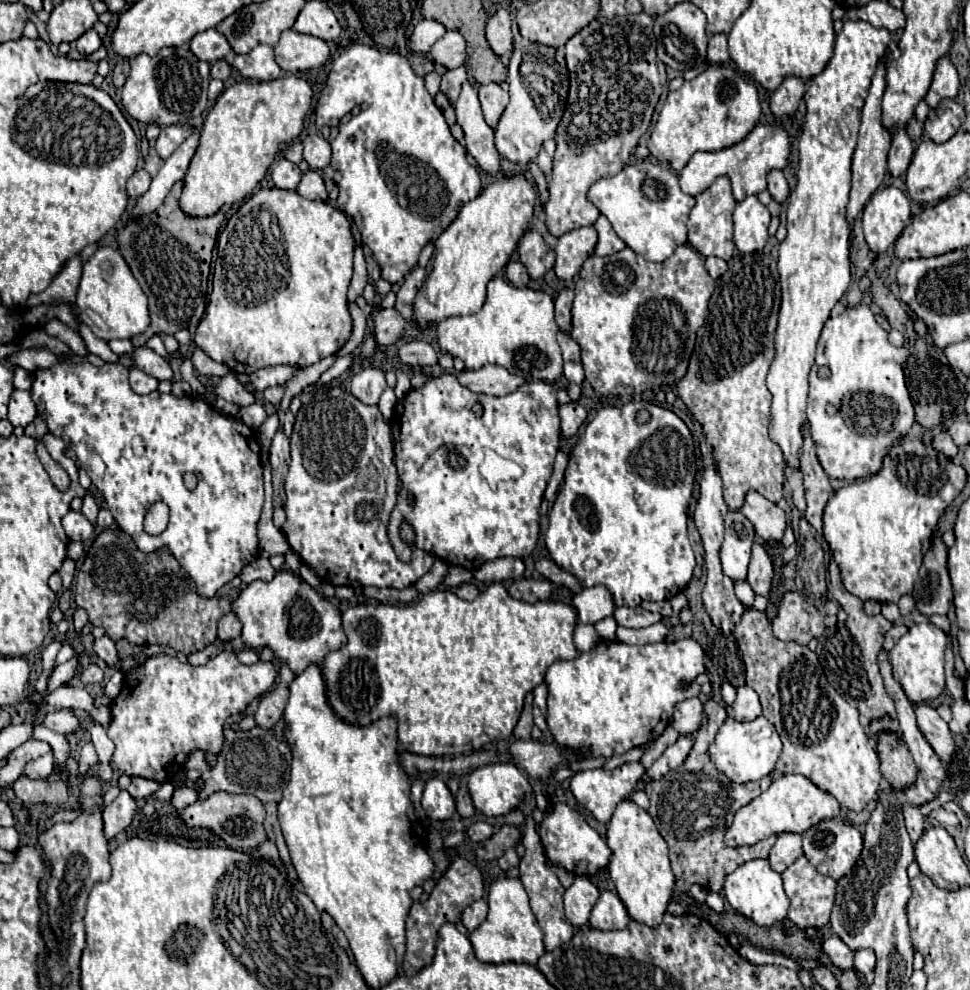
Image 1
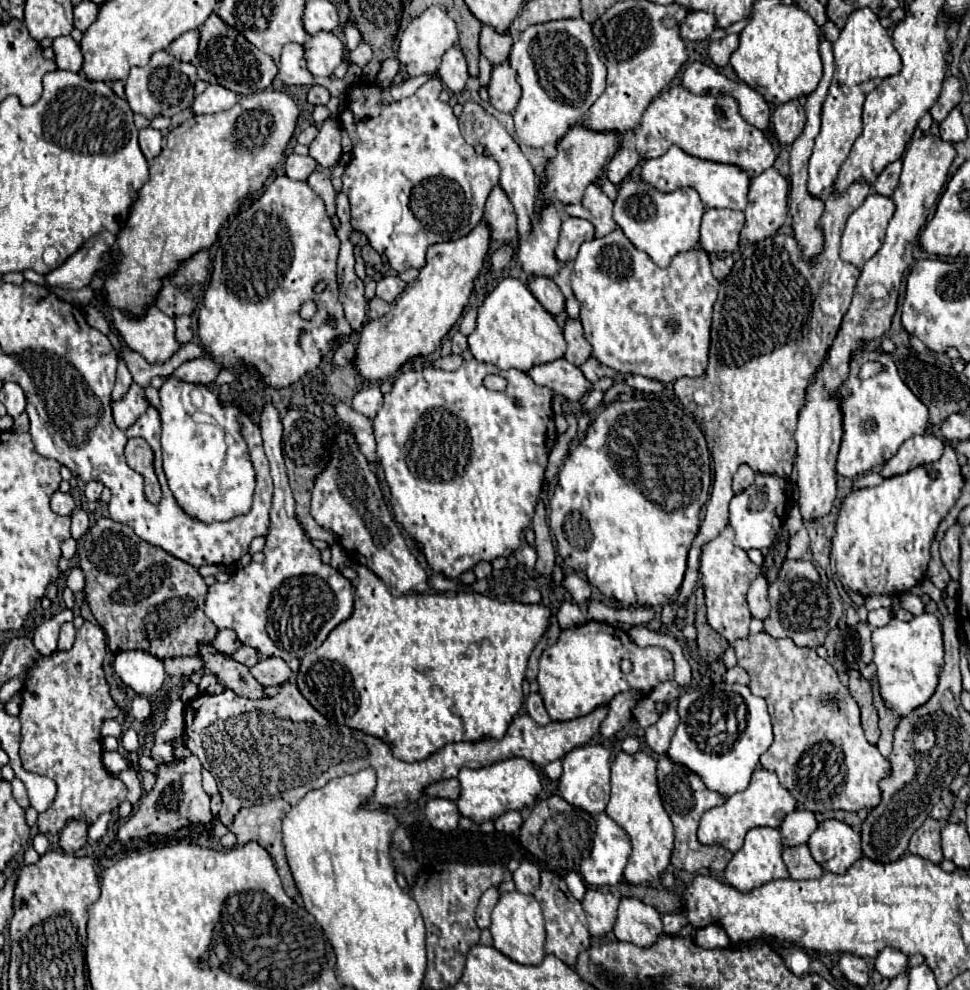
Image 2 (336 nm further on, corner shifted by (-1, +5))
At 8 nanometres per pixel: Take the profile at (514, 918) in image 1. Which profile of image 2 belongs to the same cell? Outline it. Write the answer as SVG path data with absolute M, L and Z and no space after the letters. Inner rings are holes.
M519 891L501 893L499 903L493 909L493 923L491 923L493 947L501 951L505 957L521 963L521 965L539 965L545 957L545 929L543 929L543 913L541 905L535 901L533 895L523 895Z

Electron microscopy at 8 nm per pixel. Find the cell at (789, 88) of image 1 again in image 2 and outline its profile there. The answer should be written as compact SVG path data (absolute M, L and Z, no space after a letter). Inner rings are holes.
M797 99L775 107L775 111L771 115L773 133L781 145L791 145L803 133L805 121L807 121L805 109L801 107L801 103Z

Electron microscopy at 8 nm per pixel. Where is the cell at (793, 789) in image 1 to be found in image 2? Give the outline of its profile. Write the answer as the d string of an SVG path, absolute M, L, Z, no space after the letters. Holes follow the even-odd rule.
M757 767L753 771L751 783L745 791L727 797L723 805L713 807L703 813L703 817L699 821L699 829L697 829L697 839L703 845L721 845L721 847L729 849L731 853L735 853L743 847L743 839L749 829L779 827L783 817L787 813L795 811L795 803L797 801L791 797L791 793L787 793L787 789L783 789L783 785L779 785L779 779L775 777L775 773Z

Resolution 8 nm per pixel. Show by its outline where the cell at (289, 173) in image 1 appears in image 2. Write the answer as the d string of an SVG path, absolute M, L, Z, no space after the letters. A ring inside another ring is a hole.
M291 153L285 161L285 173L287 177L295 179L295 181L307 181L307 177L319 167L319 163L309 157L309 155L295 155Z

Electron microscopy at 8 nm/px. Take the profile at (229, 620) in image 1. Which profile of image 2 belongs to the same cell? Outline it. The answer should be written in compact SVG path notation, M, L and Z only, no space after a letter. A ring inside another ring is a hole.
M221 629L215 637L215 647L221 651L221 653L235 653L239 647L241 647L241 641L237 639L235 631L231 629Z

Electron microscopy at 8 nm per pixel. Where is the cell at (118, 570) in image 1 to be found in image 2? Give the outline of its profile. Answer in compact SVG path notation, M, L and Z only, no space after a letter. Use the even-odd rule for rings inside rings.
M99 519L83 539L79 551L79 567L85 573L85 597L91 605L93 617L107 633L107 645L113 653L141 649L159 659L195 655L199 641L203 637L215 637L217 629L207 621L203 613L203 597L207 595L207 585L197 569L163 549L139 539L131 527L117 523L113 519Z

